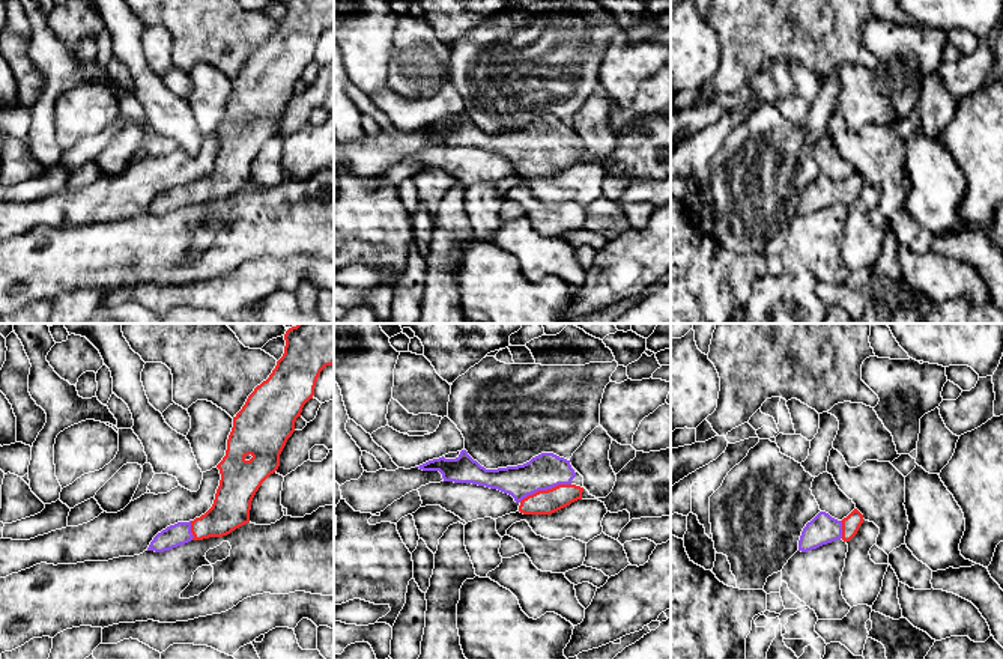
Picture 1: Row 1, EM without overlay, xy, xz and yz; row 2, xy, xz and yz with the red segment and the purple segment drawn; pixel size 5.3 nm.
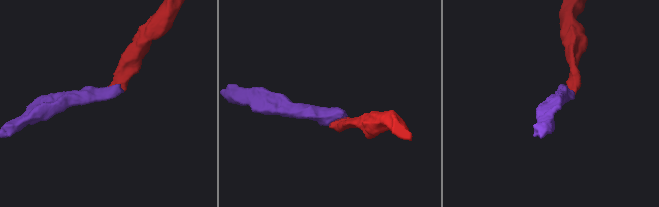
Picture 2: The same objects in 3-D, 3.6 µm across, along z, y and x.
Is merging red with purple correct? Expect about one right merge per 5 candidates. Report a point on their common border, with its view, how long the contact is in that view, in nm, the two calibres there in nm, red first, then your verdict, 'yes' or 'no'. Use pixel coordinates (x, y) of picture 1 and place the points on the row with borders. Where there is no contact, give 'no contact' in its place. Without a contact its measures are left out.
contact xz (545, 491); length 300 nm; calibres 130 and 190 nm; yes

